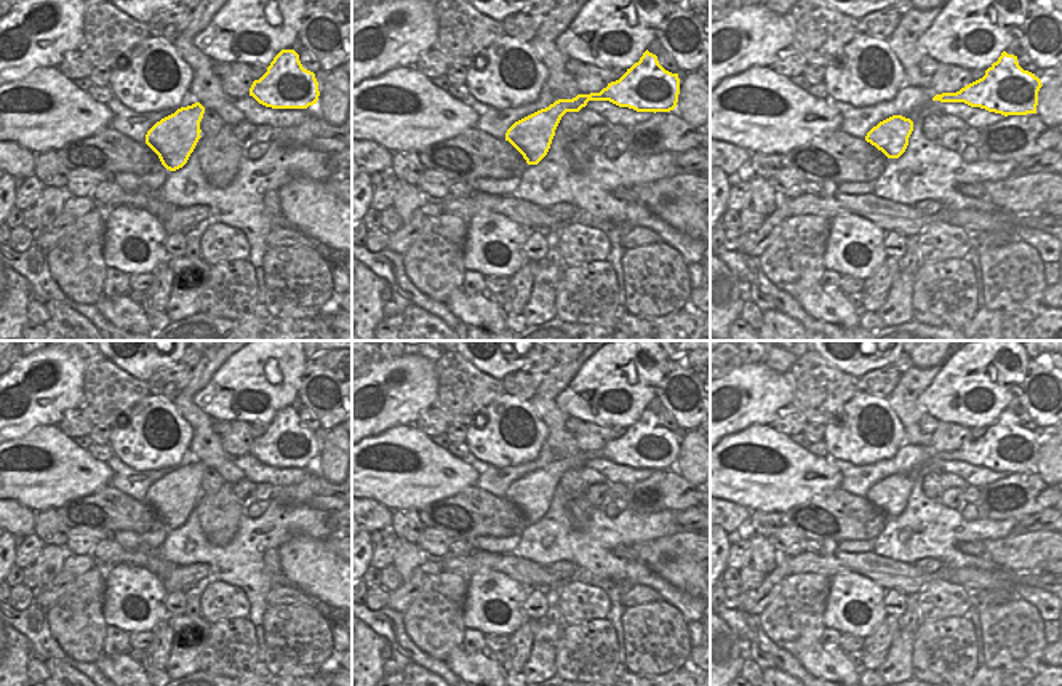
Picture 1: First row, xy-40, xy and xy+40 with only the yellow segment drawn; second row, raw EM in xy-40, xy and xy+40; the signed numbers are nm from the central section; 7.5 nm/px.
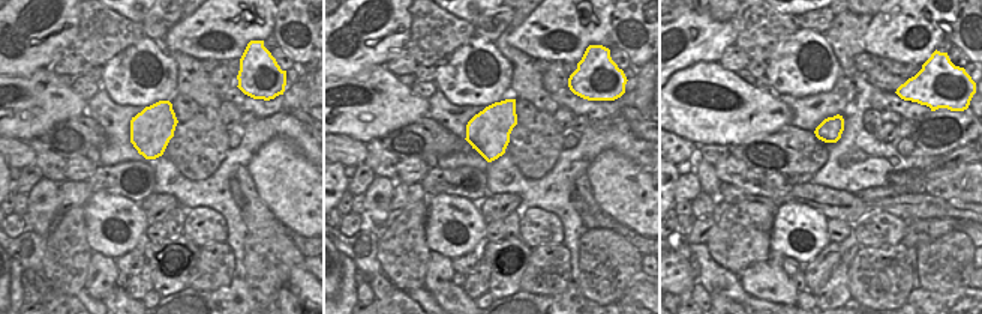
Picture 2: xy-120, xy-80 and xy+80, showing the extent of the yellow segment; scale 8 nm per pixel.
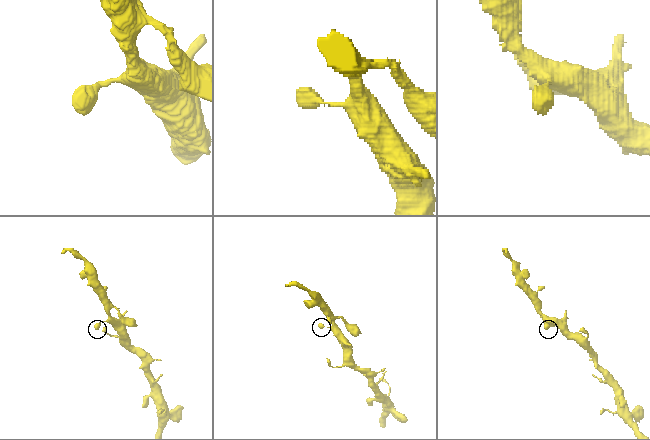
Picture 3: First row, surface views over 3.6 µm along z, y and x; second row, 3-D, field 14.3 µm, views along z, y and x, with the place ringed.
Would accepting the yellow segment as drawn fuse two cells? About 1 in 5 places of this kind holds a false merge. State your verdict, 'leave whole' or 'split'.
leave whole

